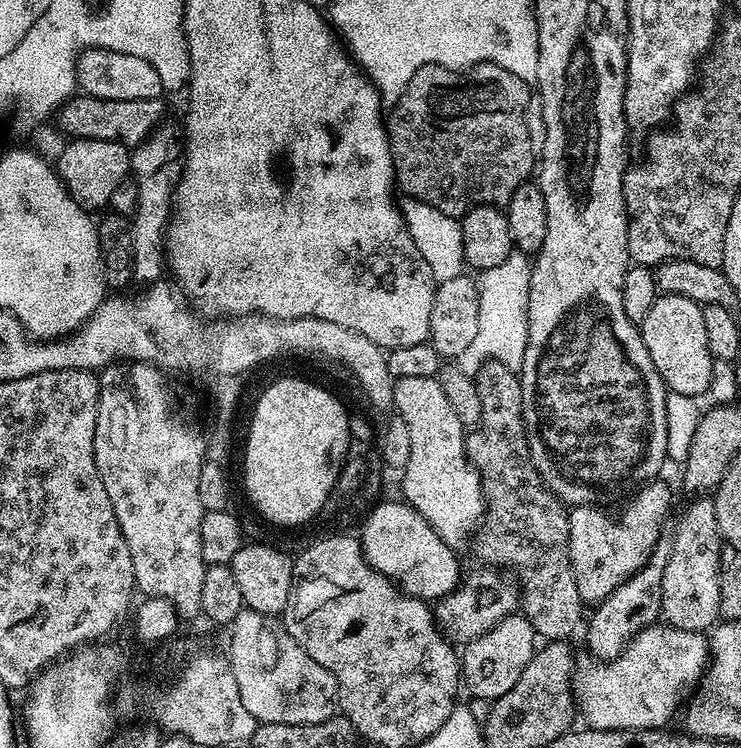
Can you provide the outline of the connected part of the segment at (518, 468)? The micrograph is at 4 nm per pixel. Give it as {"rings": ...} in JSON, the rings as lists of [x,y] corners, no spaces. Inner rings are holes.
{"rings":[[[489,362],[480,365],[474,379],[482,404],[482,418],[479,425],[467,433],[464,451],[468,453],[468,463],[480,475],[486,505],[483,521],[474,533],[476,556],[481,560],[481,565],[507,570],[515,577],[518,581],[521,613],[527,617],[541,639],[548,642],[567,641],[577,632],[579,626],[581,629],[584,620],[584,603],[578,594],[572,568],[568,564],[569,509],[564,501],[544,485],[538,470],[534,470],[532,465],[528,435],[522,418],[522,386],[519,375],[504,364]]]}

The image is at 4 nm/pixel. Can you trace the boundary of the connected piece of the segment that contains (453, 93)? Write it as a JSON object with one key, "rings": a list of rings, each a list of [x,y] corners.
{"rings":[[[427,64],[419,68],[414,74],[414,78],[410,78],[404,93],[397,98],[395,104],[391,105],[392,117],[387,117],[386,120],[388,145],[392,155],[392,170],[399,191],[401,188],[405,192],[403,194],[405,197],[426,202],[426,206],[434,206],[434,210],[442,210],[442,214],[450,214],[457,218],[464,217],[471,208],[477,208],[479,204],[508,205],[514,190],[518,190],[518,186],[525,184],[531,177],[528,175],[531,172],[533,175],[534,172],[534,155],[531,150],[530,135],[527,134],[527,122],[525,120],[528,104],[531,103],[533,97],[534,92],[529,81],[510,74],[508,70],[497,64],[475,64],[473,68],[463,72],[454,72],[451,68],[443,68],[437,64]]]}

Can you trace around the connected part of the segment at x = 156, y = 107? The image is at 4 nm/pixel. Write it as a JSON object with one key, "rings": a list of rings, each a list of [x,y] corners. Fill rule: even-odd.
{"rings":[[[76,94],[59,109],[61,112],[58,127],[72,138],[118,142],[131,150],[141,144],[165,119],[164,103],[163,99],[110,102],[109,100],[96,100],[93,96]]]}

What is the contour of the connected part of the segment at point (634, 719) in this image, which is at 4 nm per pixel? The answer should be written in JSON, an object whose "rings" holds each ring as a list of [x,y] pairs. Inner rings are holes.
{"rings":[[[657,622],[650,628],[643,628],[638,635],[635,636],[626,646],[626,650],[621,654],[617,660],[610,660],[601,662],[591,655],[584,654],[584,657],[575,661],[572,669],[572,698],[574,701],[575,711],[584,719],[583,723],[590,728],[597,728],[598,730],[606,730],[607,732],[619,732],[621,730],[660,730],[672,720],[672,715],[681,711],[682,705],[693,695],[694,689],[692,687],[699,685],[706,675],[706,669],[710,663],[710,640],[703,632],[687,632],[686,630],[678,630],[677,628],[669,626],[664,622]]]}

